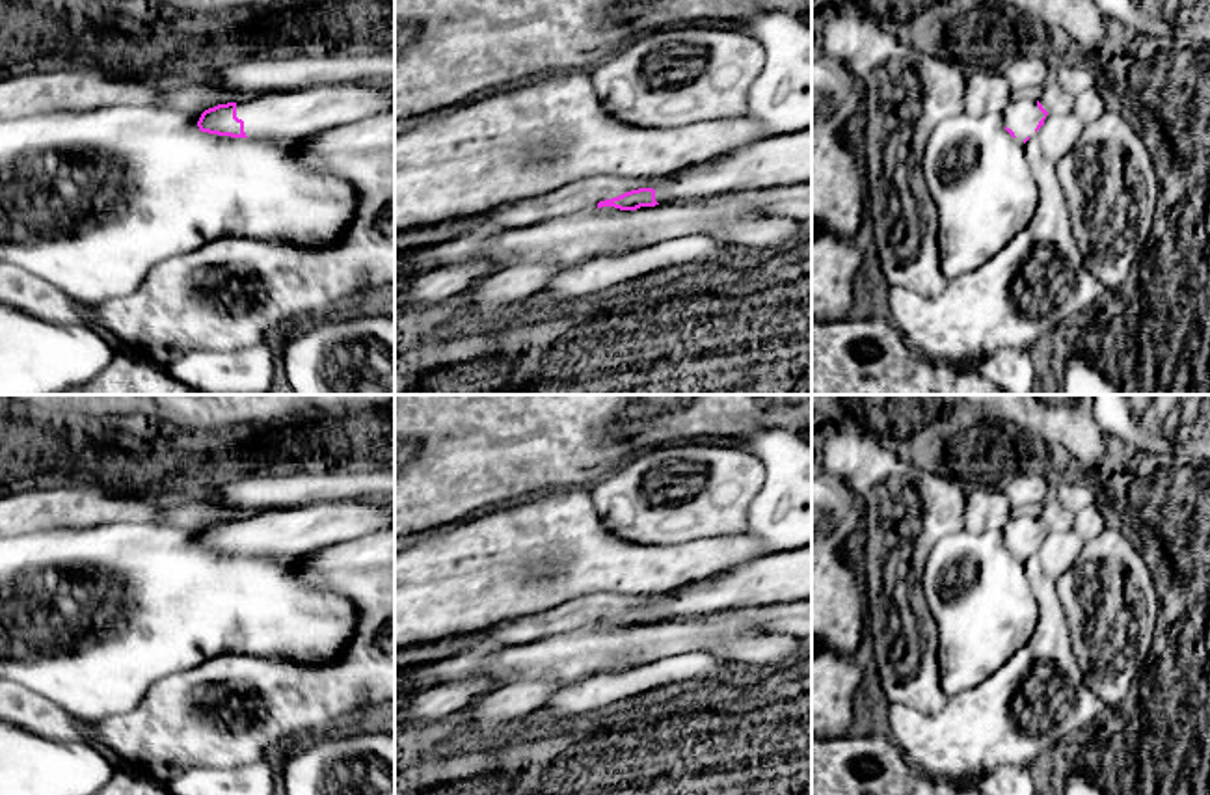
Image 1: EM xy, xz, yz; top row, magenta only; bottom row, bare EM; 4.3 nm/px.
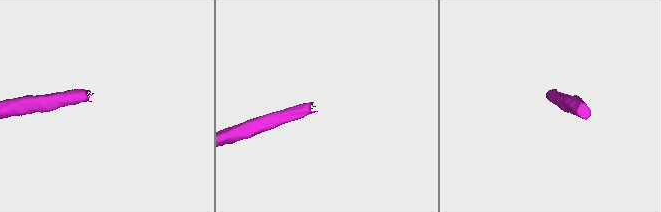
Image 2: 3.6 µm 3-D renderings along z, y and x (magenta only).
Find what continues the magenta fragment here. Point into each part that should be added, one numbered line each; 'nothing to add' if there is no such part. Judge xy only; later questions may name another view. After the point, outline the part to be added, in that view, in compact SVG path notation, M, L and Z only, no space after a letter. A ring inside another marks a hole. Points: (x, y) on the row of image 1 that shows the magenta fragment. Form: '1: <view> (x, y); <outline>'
1: xy (289, 114); M333 84L257 91L236 102L249 140L292 140L395 110L395 84Z

